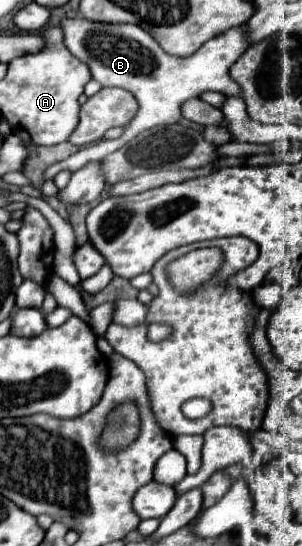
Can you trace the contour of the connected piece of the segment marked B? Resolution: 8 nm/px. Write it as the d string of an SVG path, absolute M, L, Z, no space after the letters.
M72 18L62 22L62 30L64 28L66 28L64 32L66 48L90 68L92 78L98 80L102 86L120 86L130 90L136 96L140 110L138 110L138 118L134 118L130 126L126 126L122 138L100 140L94 146L88 146L66 160L52 164L42 174L44 182L52 180L62 170L76 172L88 162L96 162L98 158L102 160L106 154L122 148L126 142L136 138L142 130L150 130L154 126L164 126L164 124L176 124L182 118L182 104L190 98L198 98L202 92L240 96L240 86L230 78L228 70L234 64L234 60L240 58L242 52L246 50L242 26L208 40L200 50L196 50L186 58L174 58L166 54L160 48L160 44L136 24L100 24L84 18Z

